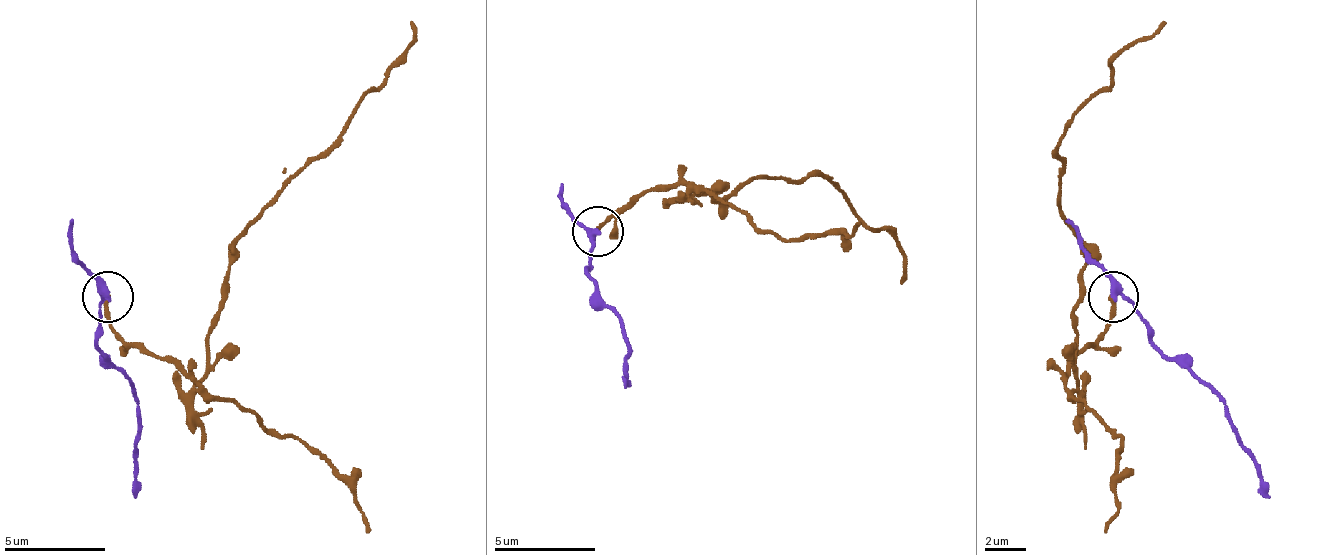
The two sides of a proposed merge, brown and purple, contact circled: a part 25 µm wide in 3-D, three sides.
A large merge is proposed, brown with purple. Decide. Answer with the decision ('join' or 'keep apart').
keep apart

